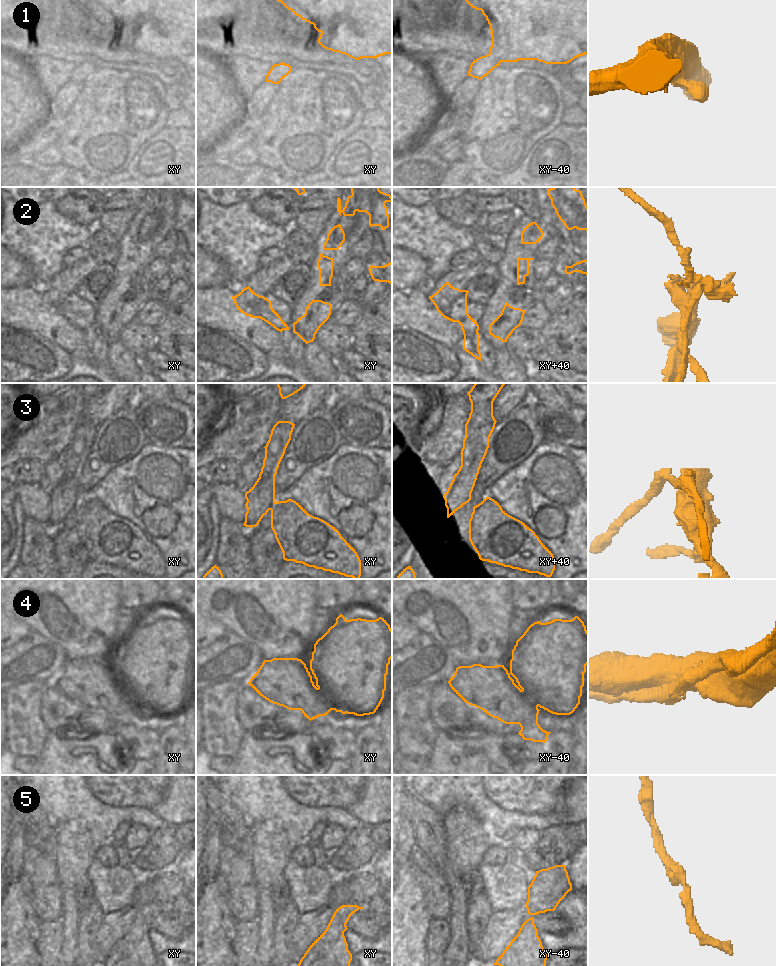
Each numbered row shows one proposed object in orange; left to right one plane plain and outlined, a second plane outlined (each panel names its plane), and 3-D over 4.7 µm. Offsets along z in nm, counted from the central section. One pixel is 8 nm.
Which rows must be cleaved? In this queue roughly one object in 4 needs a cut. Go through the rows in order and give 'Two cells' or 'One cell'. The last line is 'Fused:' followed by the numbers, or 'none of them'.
1: One cell
2: Two cells
3: Two cells
4: One cell
5: One cell
Fused: 2, 3.

